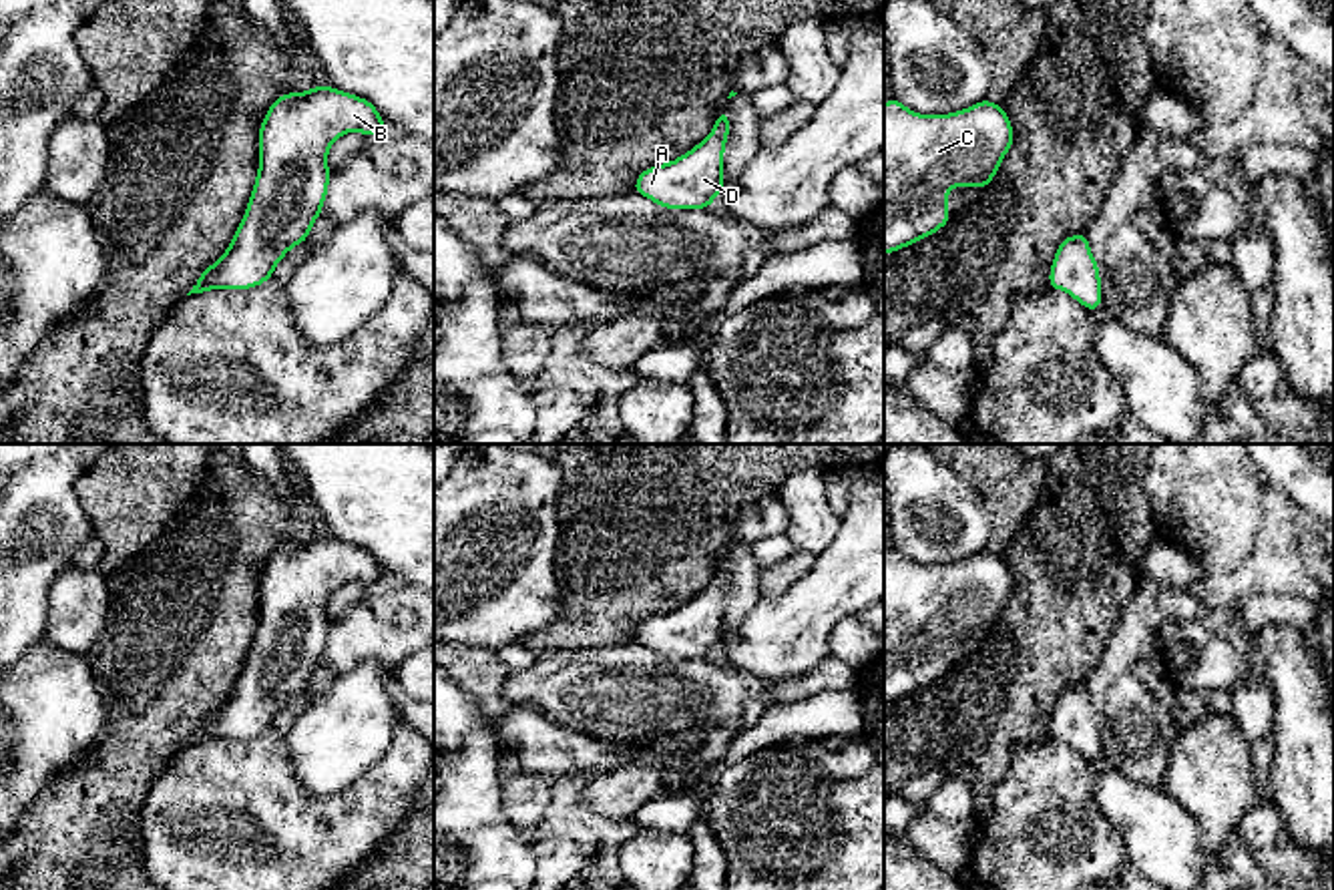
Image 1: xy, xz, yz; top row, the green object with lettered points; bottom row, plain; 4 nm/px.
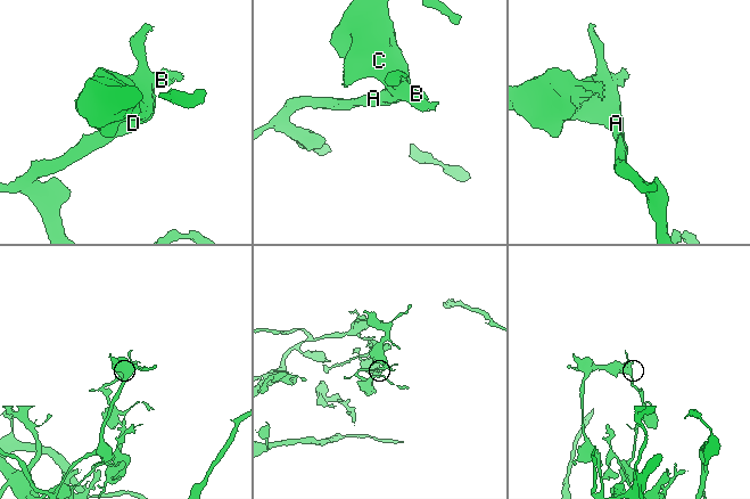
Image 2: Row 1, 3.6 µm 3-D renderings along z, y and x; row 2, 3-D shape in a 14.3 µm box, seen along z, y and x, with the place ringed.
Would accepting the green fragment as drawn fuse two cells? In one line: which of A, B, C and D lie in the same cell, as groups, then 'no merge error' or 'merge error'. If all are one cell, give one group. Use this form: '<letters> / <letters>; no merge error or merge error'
A B C D; no merge error

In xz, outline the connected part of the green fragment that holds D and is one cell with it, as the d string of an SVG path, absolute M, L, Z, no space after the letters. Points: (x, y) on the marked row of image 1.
M723 108L713 131L673 163L645 169L633 191L665 209L707 209L721 193L723 153L729 137L729 110Z

